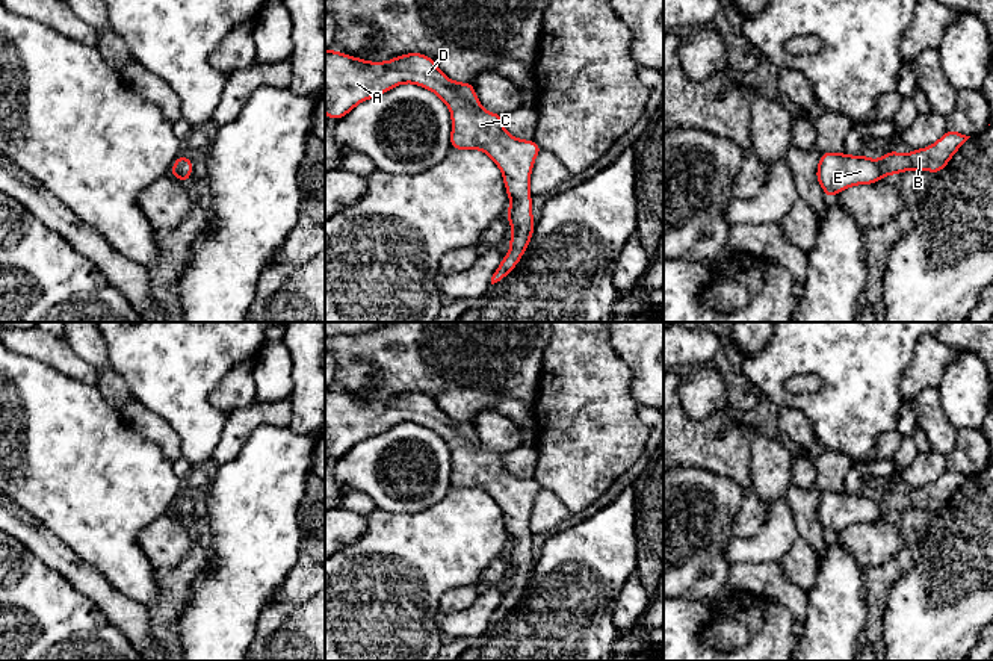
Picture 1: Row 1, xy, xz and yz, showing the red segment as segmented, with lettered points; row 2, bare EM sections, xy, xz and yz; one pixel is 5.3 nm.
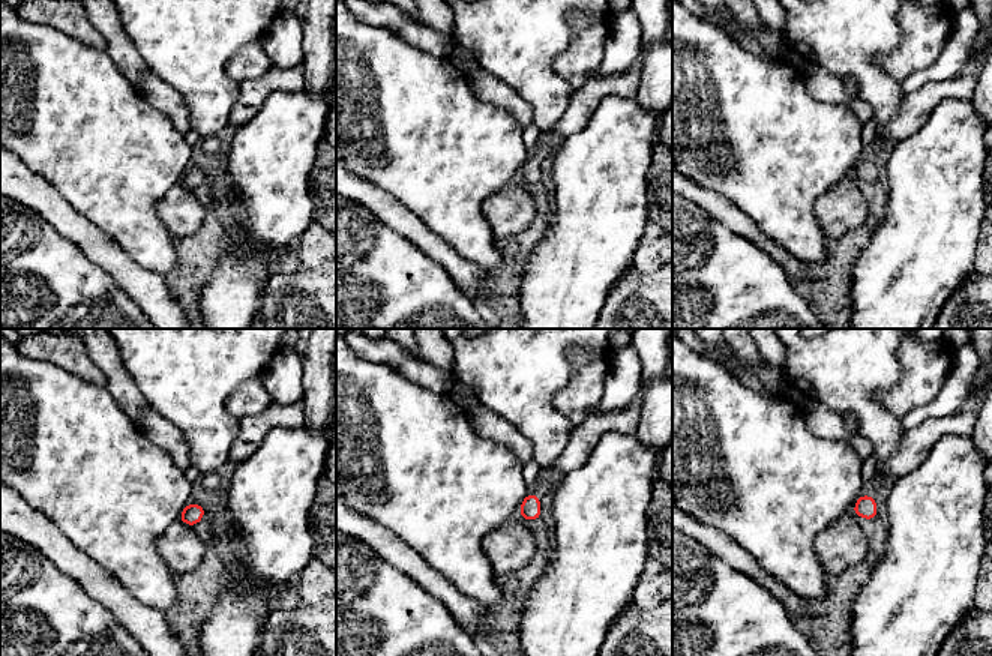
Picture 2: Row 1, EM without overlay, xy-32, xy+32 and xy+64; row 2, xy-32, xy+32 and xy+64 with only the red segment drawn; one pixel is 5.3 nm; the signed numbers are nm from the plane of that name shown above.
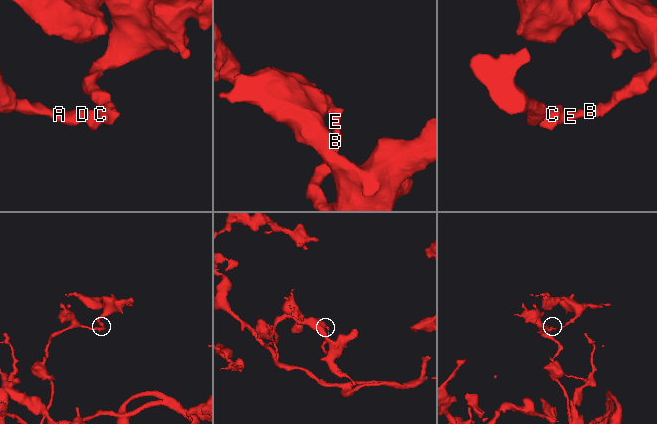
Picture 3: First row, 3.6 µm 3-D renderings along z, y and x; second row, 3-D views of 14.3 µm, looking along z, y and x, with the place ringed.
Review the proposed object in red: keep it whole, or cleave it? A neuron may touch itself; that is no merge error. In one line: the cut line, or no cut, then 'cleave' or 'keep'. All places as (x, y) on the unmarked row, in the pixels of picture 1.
no cut | keep

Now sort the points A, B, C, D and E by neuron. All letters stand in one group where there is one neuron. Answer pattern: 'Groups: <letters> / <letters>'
Groups: A B C D E

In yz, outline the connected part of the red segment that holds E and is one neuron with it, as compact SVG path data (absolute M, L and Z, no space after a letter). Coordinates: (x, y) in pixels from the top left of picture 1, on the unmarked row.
M949 467L936 483L923 489L911 489L910 493L892 489L880 499L862 493L821 492L816 516L825 534L833 537L849 525L871 523L884 514L908 508L940 511L969 476Z

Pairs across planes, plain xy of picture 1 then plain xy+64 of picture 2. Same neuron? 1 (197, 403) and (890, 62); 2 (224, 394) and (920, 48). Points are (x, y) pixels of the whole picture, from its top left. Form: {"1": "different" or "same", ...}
{"1": "different", "2": "same"}

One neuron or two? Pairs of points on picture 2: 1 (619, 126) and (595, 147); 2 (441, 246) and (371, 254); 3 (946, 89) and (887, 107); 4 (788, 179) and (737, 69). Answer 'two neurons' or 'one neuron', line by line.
1: one neuron
2: two neurons
3: two neurons
4: one neuron

